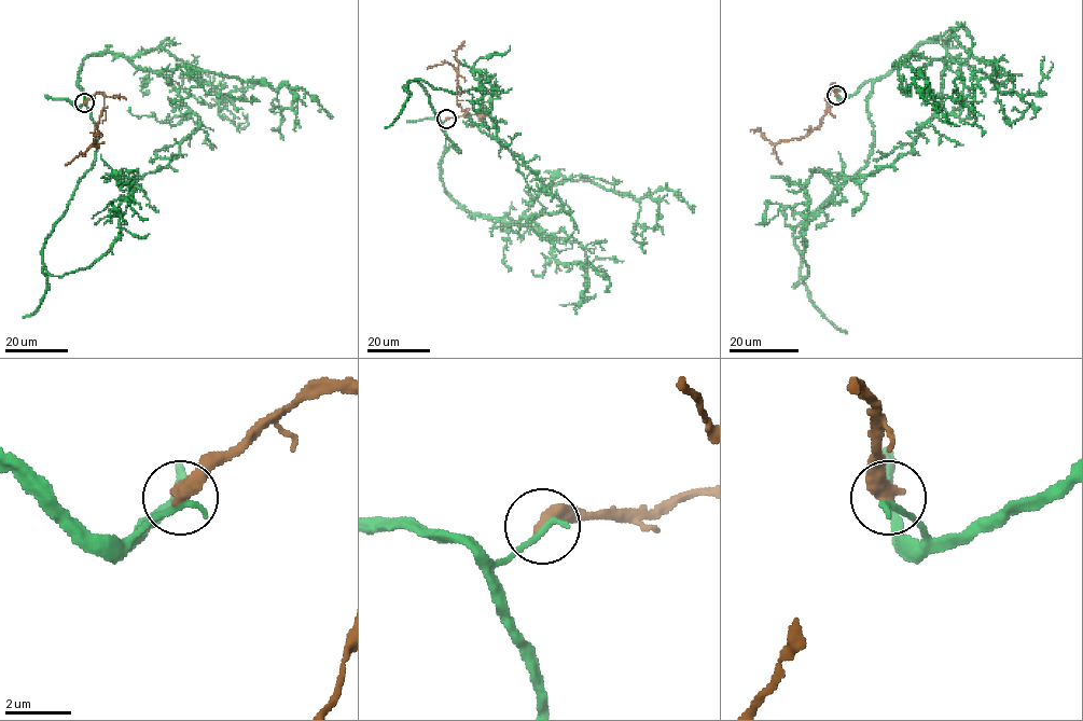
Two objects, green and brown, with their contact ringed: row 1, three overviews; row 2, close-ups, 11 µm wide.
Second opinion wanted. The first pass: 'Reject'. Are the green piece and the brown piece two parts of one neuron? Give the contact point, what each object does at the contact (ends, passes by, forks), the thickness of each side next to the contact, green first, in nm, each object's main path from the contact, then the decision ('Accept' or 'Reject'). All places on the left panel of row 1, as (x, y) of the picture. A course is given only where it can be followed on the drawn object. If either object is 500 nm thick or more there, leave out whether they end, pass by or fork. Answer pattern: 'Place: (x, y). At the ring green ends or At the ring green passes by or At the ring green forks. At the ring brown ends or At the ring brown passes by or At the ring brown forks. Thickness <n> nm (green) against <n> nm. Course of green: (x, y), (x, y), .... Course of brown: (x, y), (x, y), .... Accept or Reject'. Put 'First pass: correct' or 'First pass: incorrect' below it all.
Place: (84, 102). Thickness 200 nm (green) against 500 nm. Course of green: (84, 104), (83, 92), (97, 149), (44, 268), (60, 276), (109, 250), (123, 213), (112, 200), (147, 219). Course of brown: (84, 104), (96, 94), (105, 96), (95, 130), (96, 143), (65, 164). Reject
First pass: correct

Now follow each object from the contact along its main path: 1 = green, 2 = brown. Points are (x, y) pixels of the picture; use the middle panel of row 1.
1: (446, 119), (446, 151), (459, 153), (429, 94), (404, 87), (484, 94), (474, 63), (509, 46)
2: (446, 119), (467, 114), (457, 104), (458, 71), (447, 63), (427, 69)

